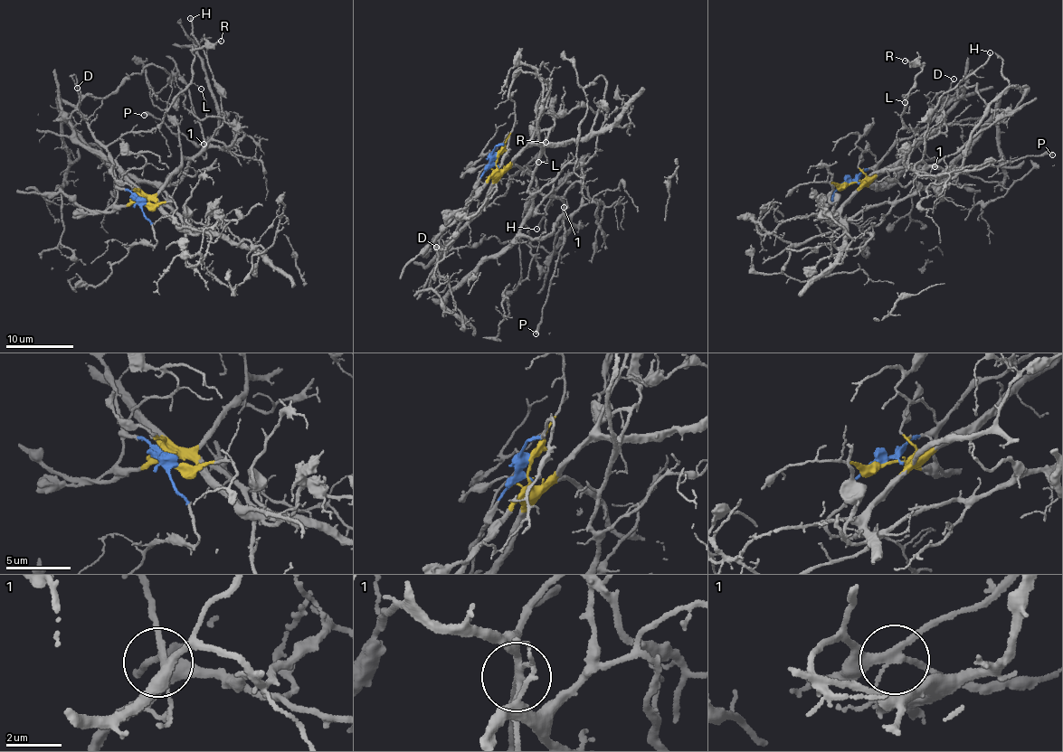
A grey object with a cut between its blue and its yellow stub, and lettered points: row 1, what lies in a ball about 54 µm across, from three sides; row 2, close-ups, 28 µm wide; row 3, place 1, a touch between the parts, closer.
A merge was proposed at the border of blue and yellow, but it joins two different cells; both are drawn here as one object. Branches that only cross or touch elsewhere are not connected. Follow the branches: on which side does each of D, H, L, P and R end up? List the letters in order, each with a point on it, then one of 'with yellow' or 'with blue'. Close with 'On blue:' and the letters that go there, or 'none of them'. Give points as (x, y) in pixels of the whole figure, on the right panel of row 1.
D: at (953, 79); with blue
H: at (990, 52); with yellow
L: at (905, 102); with blue
P: at (1052, 155); with yellow
R: at (905, 61); with blue
On blue: D, L, R

